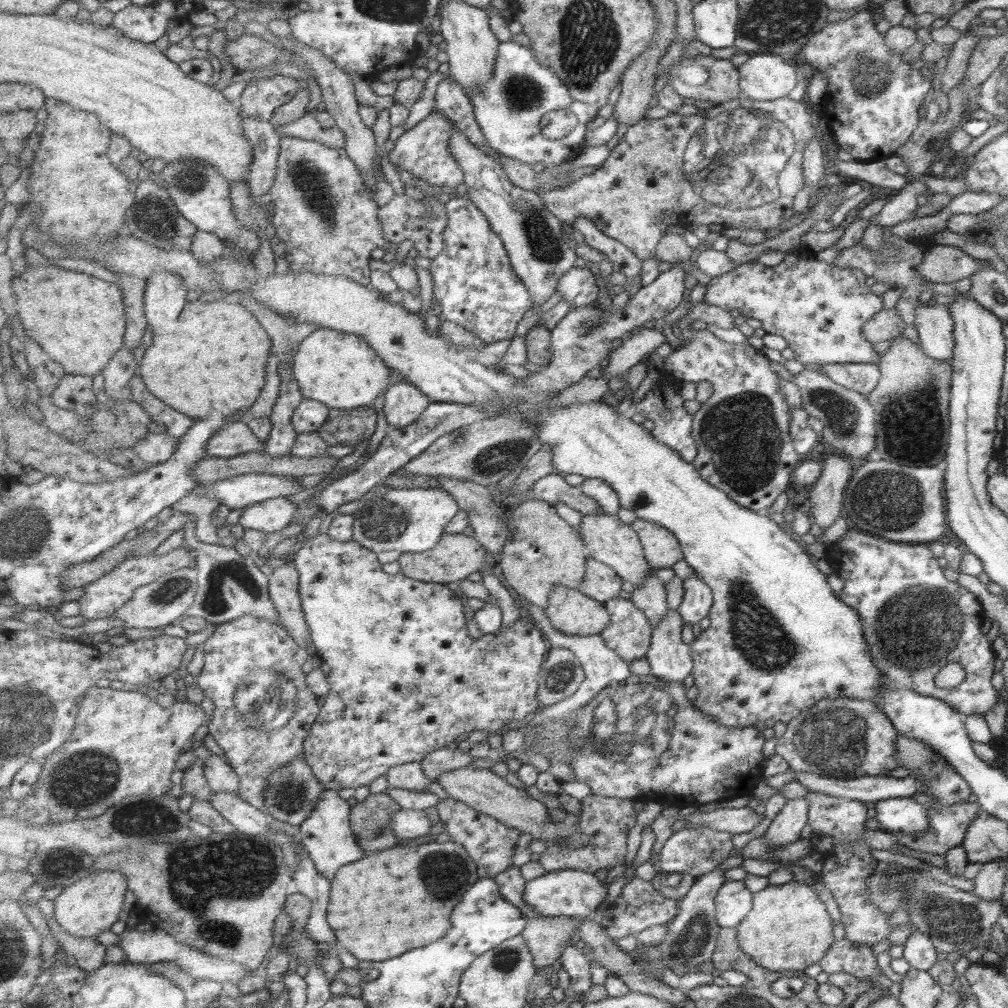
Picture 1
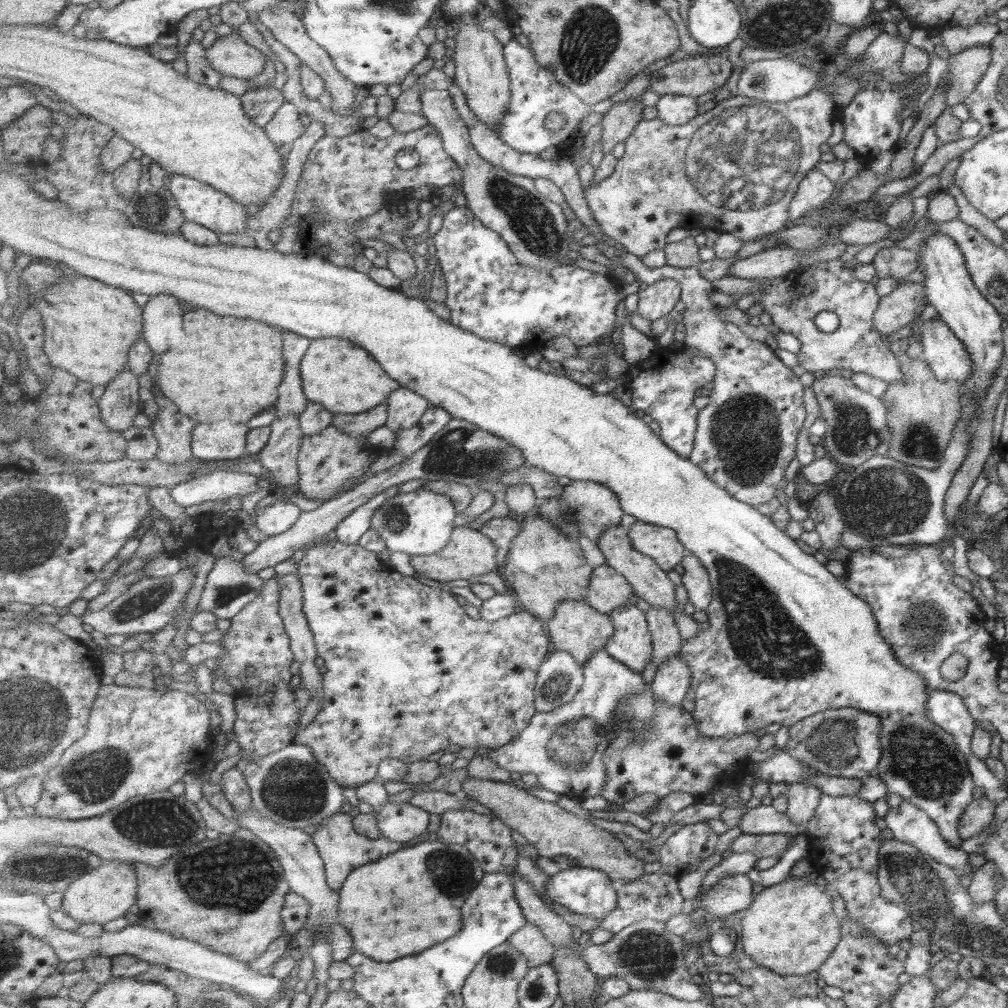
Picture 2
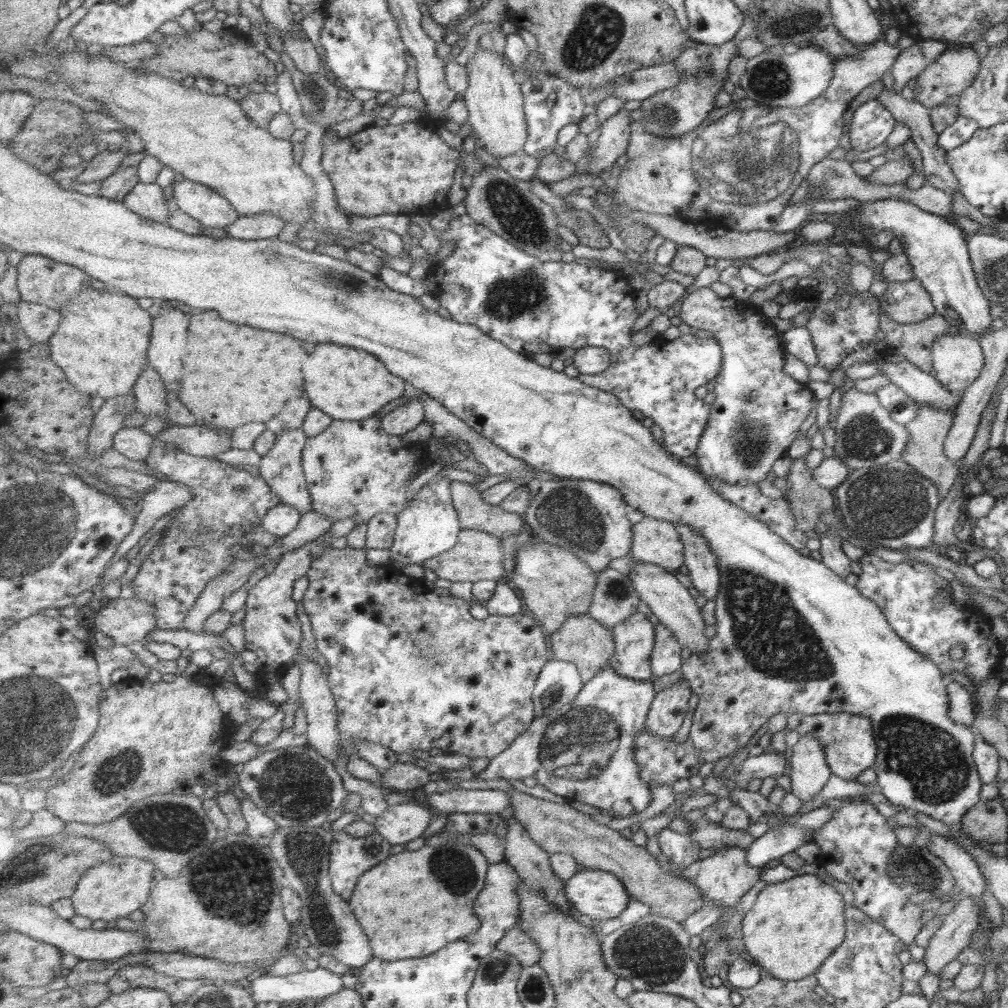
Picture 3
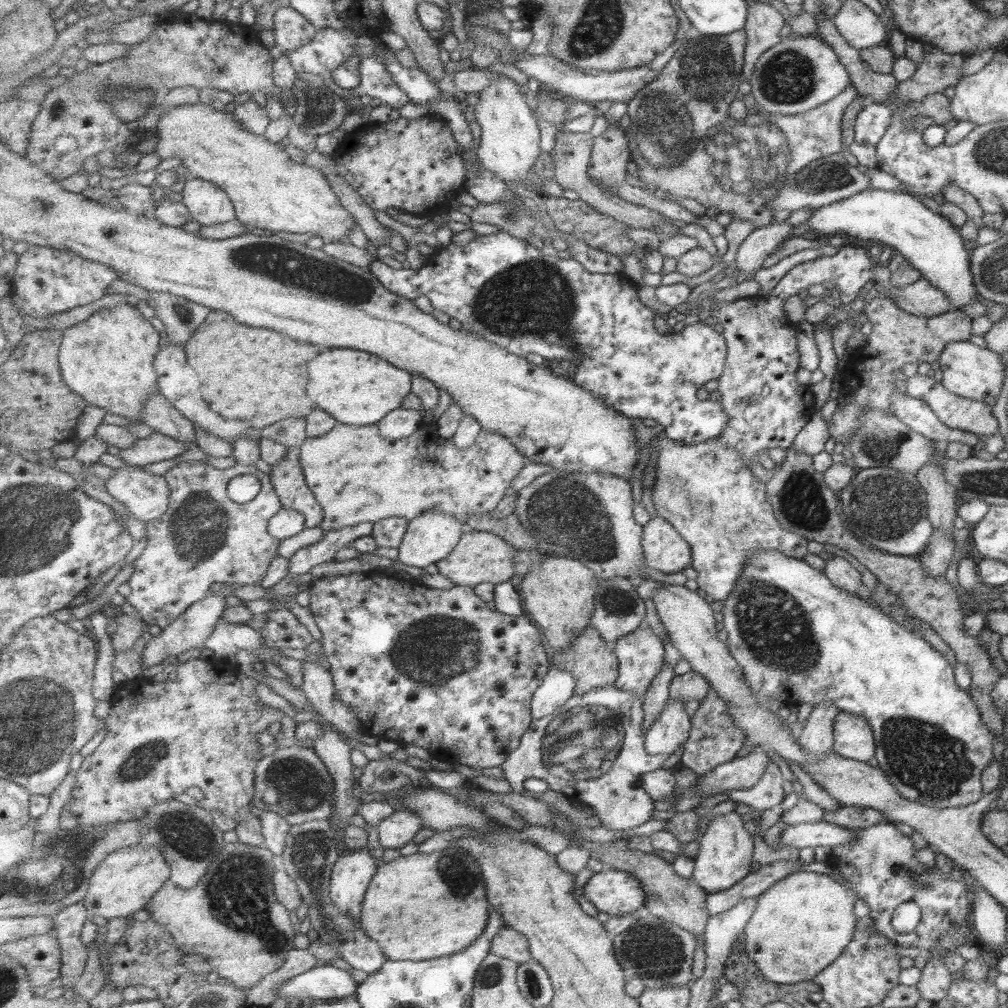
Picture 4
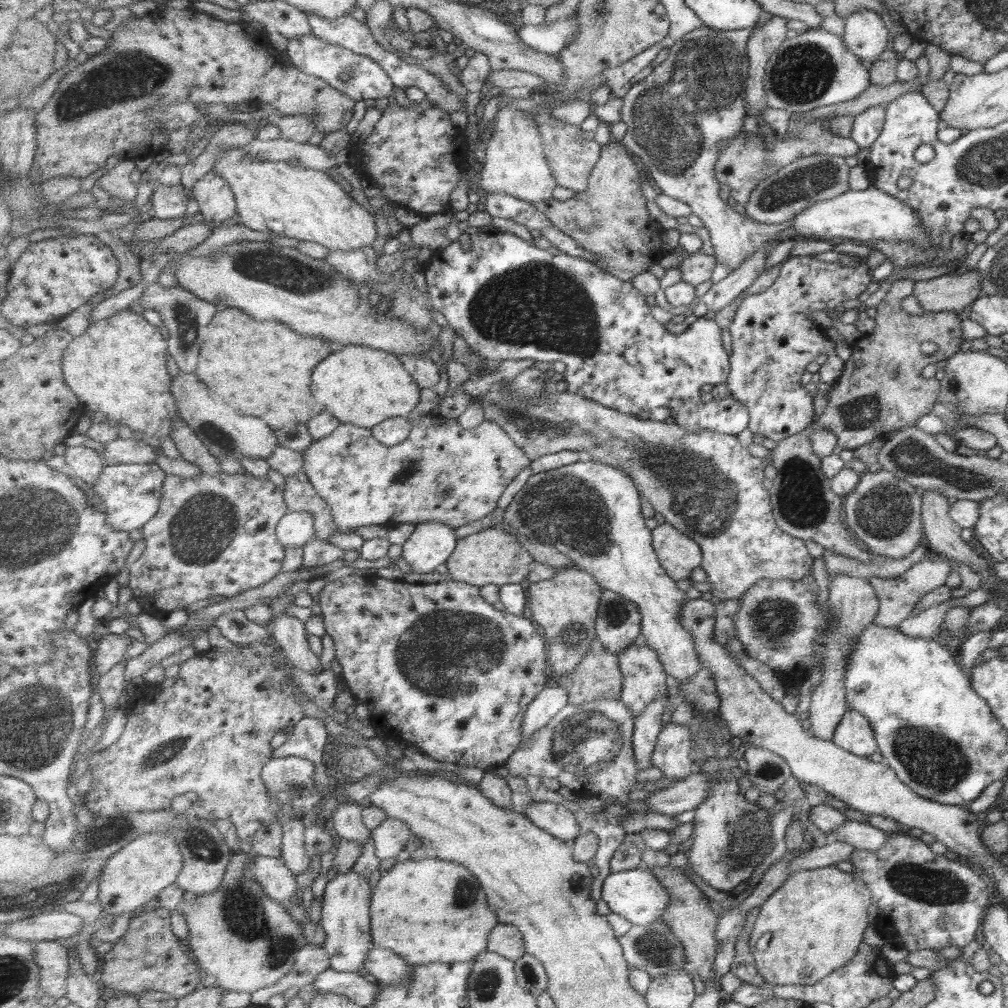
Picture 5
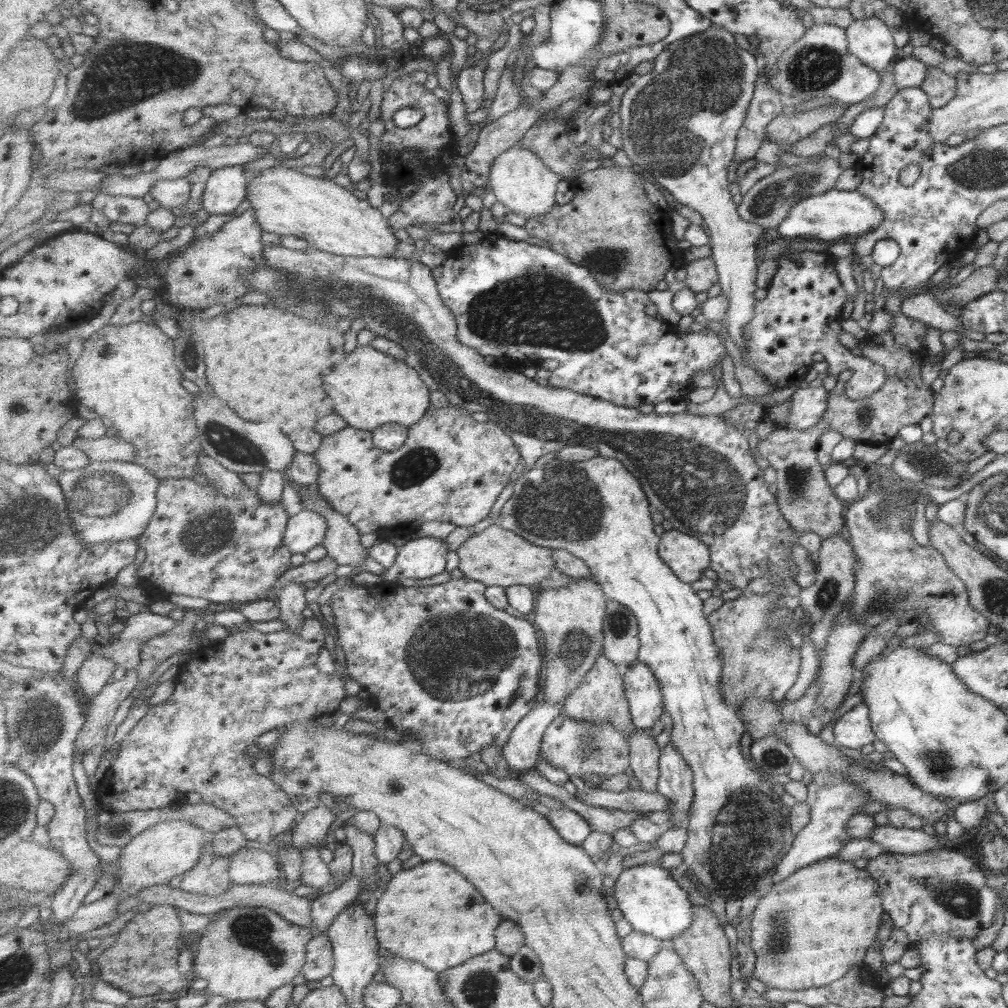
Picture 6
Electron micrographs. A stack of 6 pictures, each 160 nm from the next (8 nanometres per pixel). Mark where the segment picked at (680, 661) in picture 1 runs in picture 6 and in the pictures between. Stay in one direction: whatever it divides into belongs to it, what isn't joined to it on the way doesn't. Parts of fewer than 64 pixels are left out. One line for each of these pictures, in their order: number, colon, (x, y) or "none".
2: (673, 679)
3: (670, 706)
4: (671, 730)
5: (673, 754)
6: (676, 782)

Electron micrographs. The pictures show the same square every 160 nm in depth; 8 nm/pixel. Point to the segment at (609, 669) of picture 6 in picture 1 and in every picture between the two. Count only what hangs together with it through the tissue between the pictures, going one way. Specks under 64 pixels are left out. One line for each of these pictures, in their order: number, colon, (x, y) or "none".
1: (572, 612)
2: (578, 628)
3: (584, 641)
4: (590, 659)
5: (599, 677)

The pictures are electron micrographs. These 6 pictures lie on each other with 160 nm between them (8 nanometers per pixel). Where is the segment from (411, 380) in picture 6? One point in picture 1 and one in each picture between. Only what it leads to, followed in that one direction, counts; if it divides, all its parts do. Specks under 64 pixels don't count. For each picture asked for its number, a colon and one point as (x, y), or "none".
1: (341, 370)
2: (345, 378)
3: (350, 384)
4: (359, 388)
5: (362, 386)

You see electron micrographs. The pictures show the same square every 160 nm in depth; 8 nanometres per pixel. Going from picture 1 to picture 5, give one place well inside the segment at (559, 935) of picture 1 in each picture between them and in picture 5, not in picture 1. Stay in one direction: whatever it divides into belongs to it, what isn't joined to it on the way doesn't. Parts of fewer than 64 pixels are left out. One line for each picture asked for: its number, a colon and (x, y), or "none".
2: (531, 941)
3: (517, 942)
4: (509, 943)
5: (507, 940)

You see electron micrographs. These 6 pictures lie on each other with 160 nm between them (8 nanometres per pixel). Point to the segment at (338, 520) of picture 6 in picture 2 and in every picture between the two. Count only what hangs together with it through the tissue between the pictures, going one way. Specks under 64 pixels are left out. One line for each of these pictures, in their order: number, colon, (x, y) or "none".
2: (280, 457)
3: (282, 468)
4: (288, 476)
5: (300, 494)

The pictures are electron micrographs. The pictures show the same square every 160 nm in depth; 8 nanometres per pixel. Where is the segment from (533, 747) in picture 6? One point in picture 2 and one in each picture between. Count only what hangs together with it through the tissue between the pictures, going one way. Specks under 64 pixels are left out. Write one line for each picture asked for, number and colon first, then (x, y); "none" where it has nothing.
2: (561, 677)
3: (560, 682)
4: (559, 686)
5: (550, 702)

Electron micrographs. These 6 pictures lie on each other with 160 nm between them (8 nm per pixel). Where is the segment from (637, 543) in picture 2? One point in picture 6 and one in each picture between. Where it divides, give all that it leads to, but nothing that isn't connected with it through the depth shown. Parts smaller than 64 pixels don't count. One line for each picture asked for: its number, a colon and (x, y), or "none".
3: (658, 542)
4: (665, 549)
5: (680, 554)
6: (688, 556)

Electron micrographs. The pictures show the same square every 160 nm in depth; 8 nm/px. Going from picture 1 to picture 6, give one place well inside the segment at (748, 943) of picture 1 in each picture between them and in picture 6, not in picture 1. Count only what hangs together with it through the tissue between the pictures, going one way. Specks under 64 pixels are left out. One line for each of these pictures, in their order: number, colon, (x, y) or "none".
2: (790, 928)
3: (795, 924)
4: (801, 924)
5: (812, 925)
6: (809, 929)

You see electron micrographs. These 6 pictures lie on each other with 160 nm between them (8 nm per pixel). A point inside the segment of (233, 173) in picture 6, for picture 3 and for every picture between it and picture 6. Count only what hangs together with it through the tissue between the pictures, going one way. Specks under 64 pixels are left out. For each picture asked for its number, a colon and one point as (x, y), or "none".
3: (200, 201)
4: (209, 204)
5: (216, 201)

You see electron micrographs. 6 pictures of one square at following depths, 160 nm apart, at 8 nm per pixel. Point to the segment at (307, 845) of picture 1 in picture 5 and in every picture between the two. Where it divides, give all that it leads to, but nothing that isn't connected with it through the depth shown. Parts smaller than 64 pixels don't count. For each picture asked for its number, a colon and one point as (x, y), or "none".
2: (343, 850)
3: (350, 857)
4: (351, 875)
5: (346, 915)

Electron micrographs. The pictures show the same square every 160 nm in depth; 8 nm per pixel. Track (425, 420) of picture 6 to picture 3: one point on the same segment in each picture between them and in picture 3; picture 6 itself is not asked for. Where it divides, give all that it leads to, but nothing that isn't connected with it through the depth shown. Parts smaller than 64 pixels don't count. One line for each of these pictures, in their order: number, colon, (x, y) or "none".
3: (355, 469)
4: (358, 476)
5: (443, 472)

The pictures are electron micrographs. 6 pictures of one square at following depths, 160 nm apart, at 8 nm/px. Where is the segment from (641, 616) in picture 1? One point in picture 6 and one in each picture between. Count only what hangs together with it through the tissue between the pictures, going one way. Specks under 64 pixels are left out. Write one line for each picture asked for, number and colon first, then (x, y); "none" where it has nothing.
2: (632, 643)
3: (636, 638)
4: (642, 654)
5: (645, 679)
6: (643, 690)

